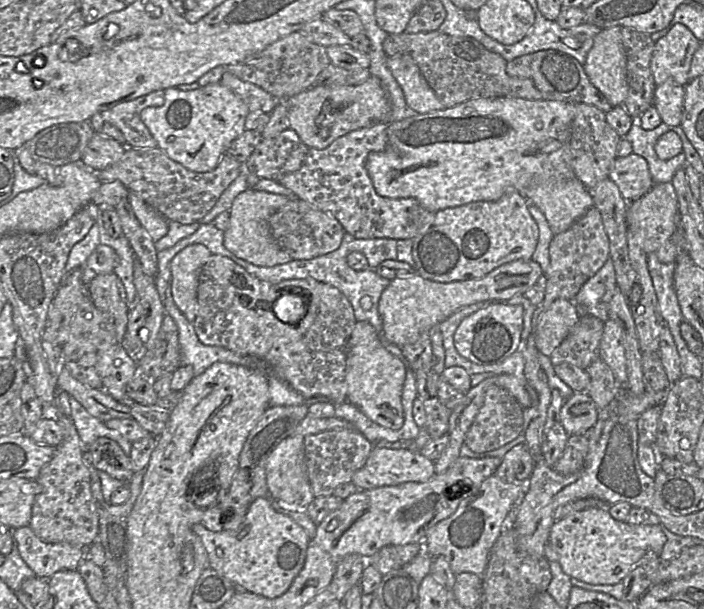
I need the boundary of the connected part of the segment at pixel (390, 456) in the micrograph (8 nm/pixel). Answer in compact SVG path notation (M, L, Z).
M375 447L364 466L354 474L352 482L359 490L366 490L406 482L427 482L435 475L435 462L414 448Z

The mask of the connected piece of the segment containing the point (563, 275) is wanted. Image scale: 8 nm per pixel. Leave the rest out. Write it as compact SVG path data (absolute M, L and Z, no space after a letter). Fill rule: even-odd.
M592 206L577 219L566 231L553 236L549 245L549 268L545 274L546 288L543 301L535 306L532 316L533 329L540 315L556 299L573 300L585 282L593 277L609 259L609 238L605 231L599 210Z

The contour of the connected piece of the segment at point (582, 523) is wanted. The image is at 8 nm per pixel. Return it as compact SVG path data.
M587 508L571 513L554 522L549 534L549 543L558 554L562 570L571 578L593 585L615 585L622 582L644 554L653 551L660 555L667 540L663 527L658 525L633 525L615 520L606 508Z

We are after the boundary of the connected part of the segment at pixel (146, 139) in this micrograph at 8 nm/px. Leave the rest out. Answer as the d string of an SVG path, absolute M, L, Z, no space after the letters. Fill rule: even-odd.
M156 90L134 100L117 104L109 109L100 112L102 118L117 127L125 137L125 144L128 148L155 148L157 142L149 129L141 120L141 112L147 107L159 107L165 101L164 90Z

